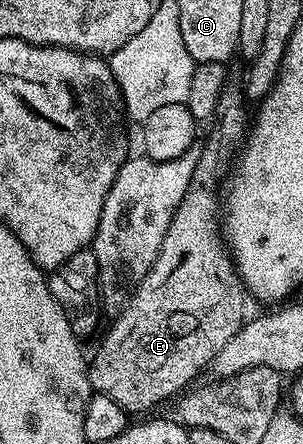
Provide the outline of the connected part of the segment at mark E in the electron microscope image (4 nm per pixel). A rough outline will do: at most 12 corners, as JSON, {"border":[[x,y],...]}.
{"border":[[220,94],[152,270],[89,357],[127,414],[189,389],[247,319],[220,227],[248,134]]}

